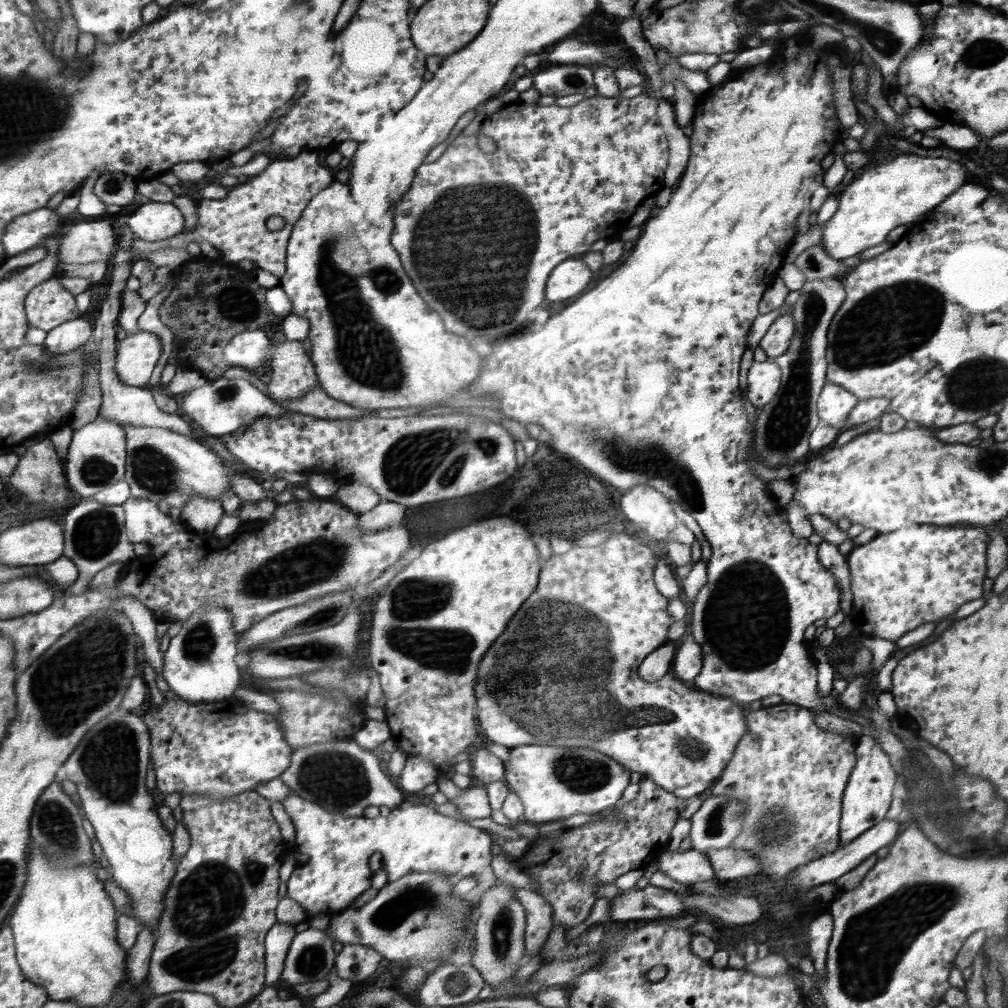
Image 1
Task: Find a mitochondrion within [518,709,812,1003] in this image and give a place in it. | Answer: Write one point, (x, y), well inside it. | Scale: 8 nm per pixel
(580, 773)

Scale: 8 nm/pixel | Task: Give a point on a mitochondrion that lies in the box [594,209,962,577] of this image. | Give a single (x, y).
(893, 321)

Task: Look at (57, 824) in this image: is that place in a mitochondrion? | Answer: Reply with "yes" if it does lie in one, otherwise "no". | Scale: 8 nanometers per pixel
yes

